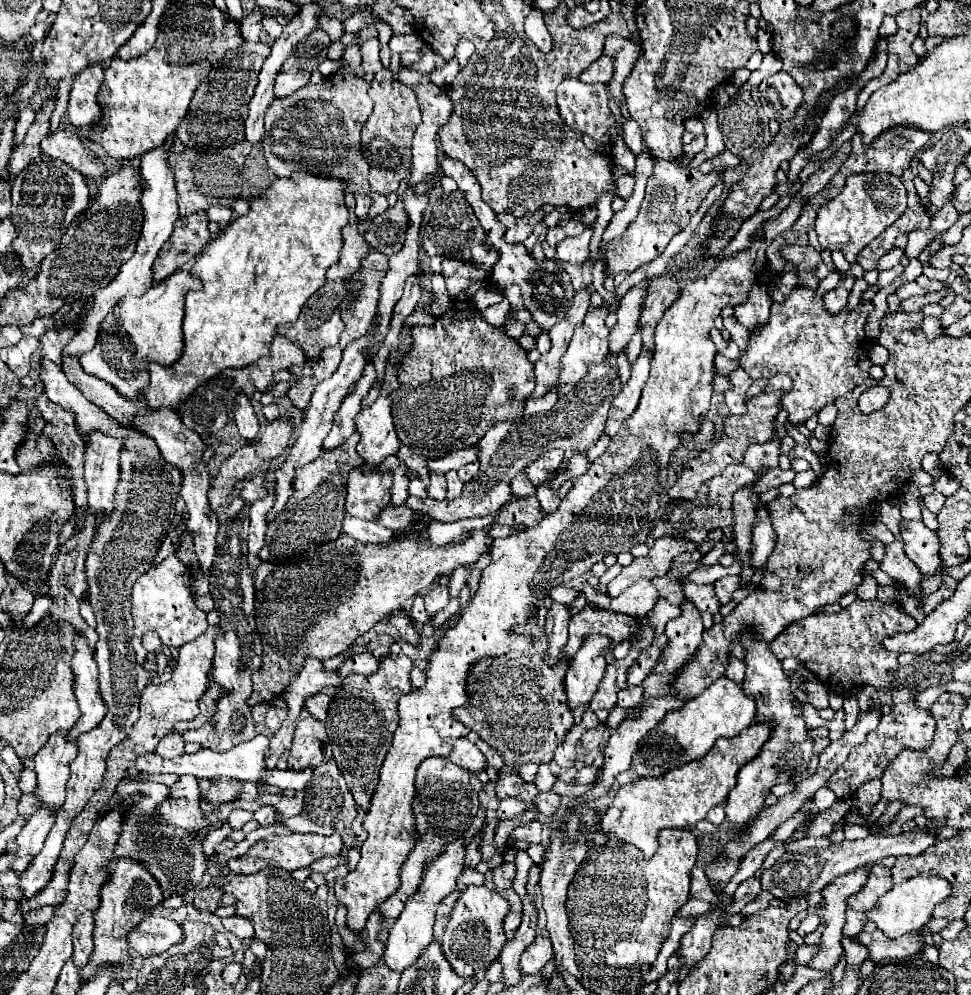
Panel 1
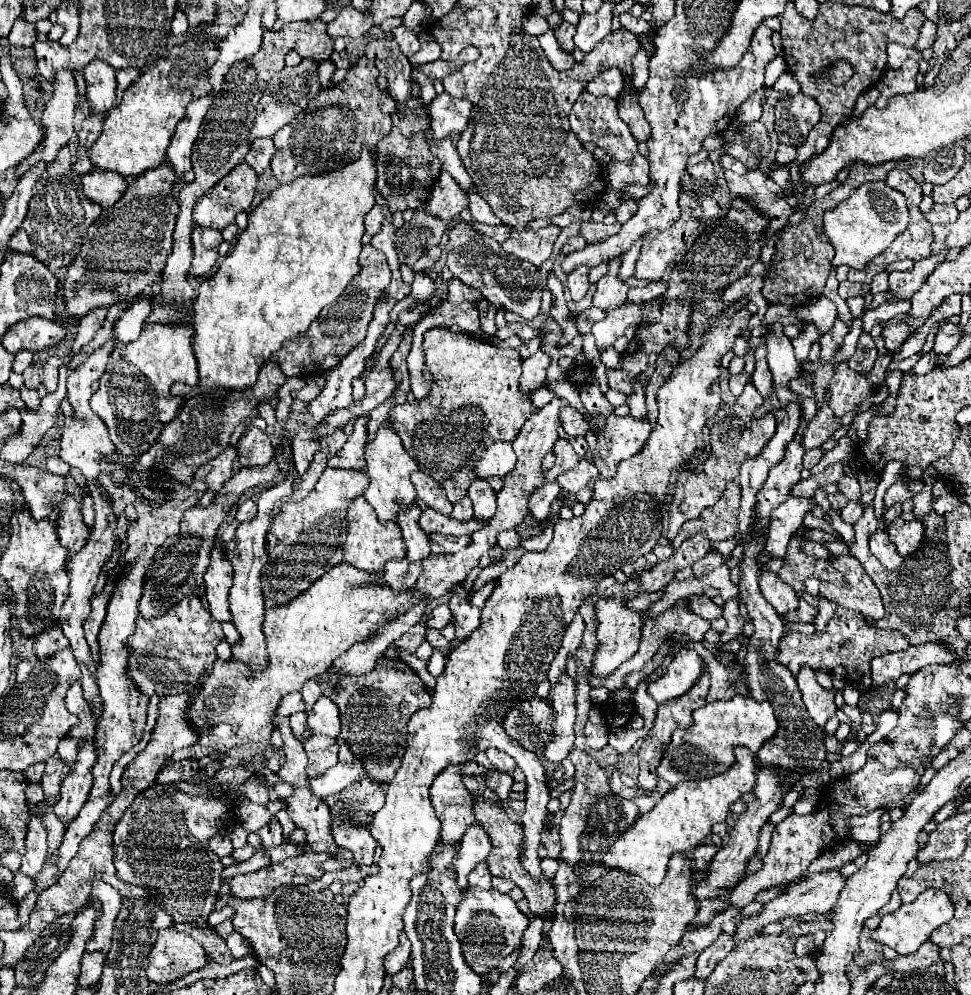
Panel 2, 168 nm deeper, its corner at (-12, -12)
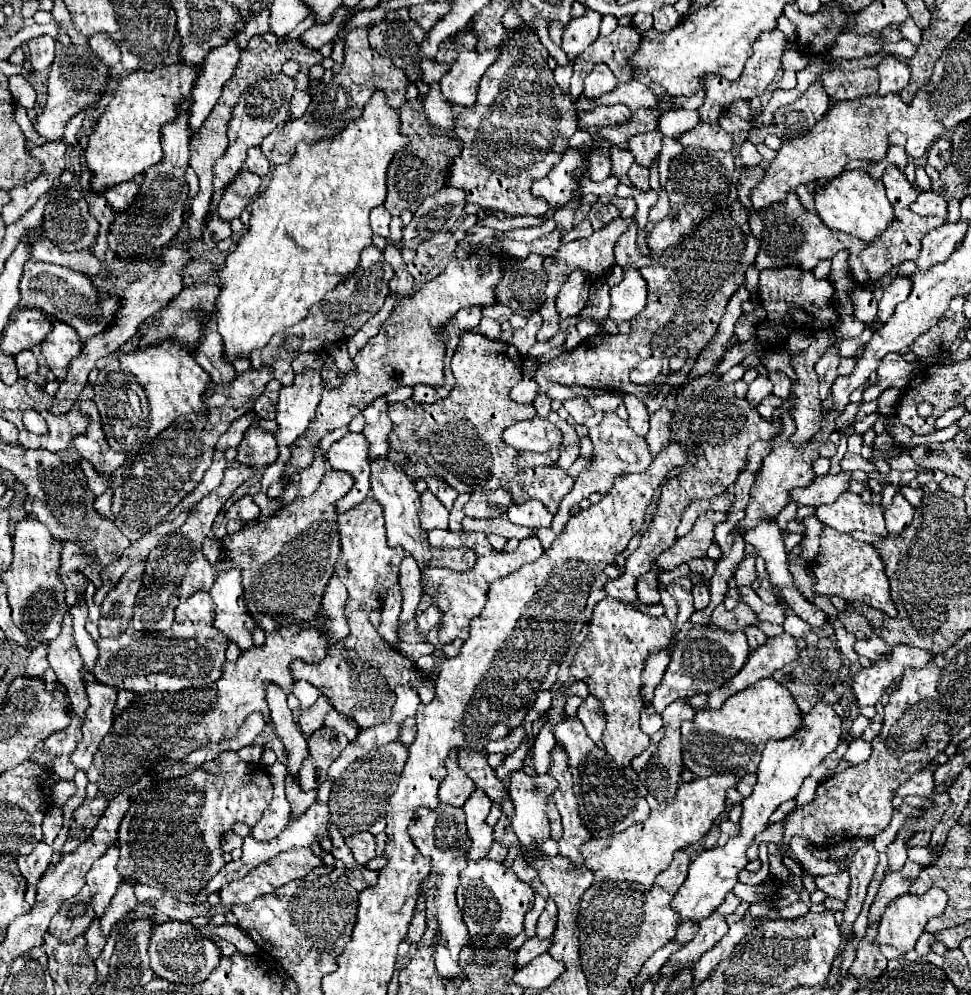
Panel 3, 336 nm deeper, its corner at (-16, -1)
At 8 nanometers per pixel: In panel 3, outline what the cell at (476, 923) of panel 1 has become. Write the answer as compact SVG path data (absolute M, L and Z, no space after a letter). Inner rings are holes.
M486 857L480 861L468 859L468 867L462 871L460 885L456 889L456 901L470 935L502 933L516 937L524 929L524 915L534 901L534 891L528 883L520 881L504 863L490 861Z

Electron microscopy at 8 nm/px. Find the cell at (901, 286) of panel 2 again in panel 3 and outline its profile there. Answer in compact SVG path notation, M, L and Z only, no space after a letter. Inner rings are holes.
M896 277L890 285L884 287L884 297L878 305L878 315L876 315L878 323L886 323L892 317L896 305L902 303L910 295L910 287L912 283L908 277Z

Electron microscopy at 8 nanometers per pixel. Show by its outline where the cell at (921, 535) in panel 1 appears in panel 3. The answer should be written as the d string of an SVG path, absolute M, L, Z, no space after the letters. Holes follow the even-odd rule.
M898 491L894 495L894 501L890 507L884 509L884 519L886 519L886 529L890 535L898 535L902 533L904 527L908 527L908 523L914 517L914 507L904 499L904 495Z

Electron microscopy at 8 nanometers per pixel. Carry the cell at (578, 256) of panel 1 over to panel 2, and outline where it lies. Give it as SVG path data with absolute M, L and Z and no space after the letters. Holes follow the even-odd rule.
M576 266L576 270L572 270L568 274L568 290L572 294L572 300L578 302L584 298L584 294L588 292L590 288L590 282L588 282L588 266Z

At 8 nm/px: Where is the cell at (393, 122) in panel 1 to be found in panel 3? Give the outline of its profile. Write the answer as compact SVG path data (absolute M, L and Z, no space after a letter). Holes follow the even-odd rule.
M420 99L406 101L400 107L400 121L402 121L402 135L410 139L410 145L392 159L388 169L388 181L386 181L388 197L384 207L392 217L400 215L402 211L416 213L416 209L428 195L434 195L448 183L450 167L454 159L462 153L460 139L448 139L448 135L436 135L436 131L432 131L432 125L424 115Z

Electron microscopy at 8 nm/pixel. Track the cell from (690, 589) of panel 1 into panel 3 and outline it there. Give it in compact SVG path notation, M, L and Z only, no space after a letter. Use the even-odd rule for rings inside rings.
M698 583L698 585L694 585L694 591L692 591L692 595L694 595L694 609L696 609L696 611L702 611L704 607L708 607L708 603L710 603L708 585L704 585L704 583Z

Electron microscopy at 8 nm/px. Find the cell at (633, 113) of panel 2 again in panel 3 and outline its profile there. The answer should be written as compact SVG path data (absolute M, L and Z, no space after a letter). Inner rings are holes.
M650 131L650 133L636 135L628 141L628 145L630 145L630 153L634 155L636 163L650 169L656 163L656 157L662 149L662 133L660 131Z

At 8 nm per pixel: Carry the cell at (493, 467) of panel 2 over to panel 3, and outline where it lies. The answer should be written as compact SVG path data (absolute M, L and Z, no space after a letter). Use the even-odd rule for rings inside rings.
M534 417L530 421L520 421L504 431L504 441L518 451L546 453L552 447L562 445L562 433L546 417Z

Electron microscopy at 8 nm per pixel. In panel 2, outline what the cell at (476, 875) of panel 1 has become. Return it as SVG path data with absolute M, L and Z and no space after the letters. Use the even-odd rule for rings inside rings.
M482 862L482 864L478 864L478 866L470 872L468 880L470 880L470 886L472 886L472 888L492 890L492 884L490 884L492 876L490 876L490 872L488 872L488 868L486 868L486 864L484 864L484 862Z

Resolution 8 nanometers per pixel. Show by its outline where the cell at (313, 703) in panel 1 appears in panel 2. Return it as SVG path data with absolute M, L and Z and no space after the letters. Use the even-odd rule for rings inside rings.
M320 696L314 704L308 716L308 728L312 730L312 734L326 734L330 738L336 738L340 734L338 706L328 696Z

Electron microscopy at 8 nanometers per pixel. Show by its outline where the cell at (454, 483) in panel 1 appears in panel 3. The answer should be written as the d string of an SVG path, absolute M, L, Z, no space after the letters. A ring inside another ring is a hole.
M468 493L458 495L458 499L454 501L454 507L452 507L452 511L450 511L450 527L448 527L448 531L454 531L454 533L462 531L462 519L464 519L462 507L464 507L464 503L468 503L468 501L470 501L470 495L468 495Z

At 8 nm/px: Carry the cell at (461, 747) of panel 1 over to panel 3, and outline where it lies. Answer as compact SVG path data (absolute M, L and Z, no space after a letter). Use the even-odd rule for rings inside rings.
M516 771L512 775L512 783L508 787L510 799L514 801L514 817L512 817L512 829L520 841L520 847L534 847L544 843L550 837L550 823L548 823L548 815L546 815L546 805L548 805L548 797L554 793L554 789L558 787L558 781L552 775L536 775L530 777L524 771Z

